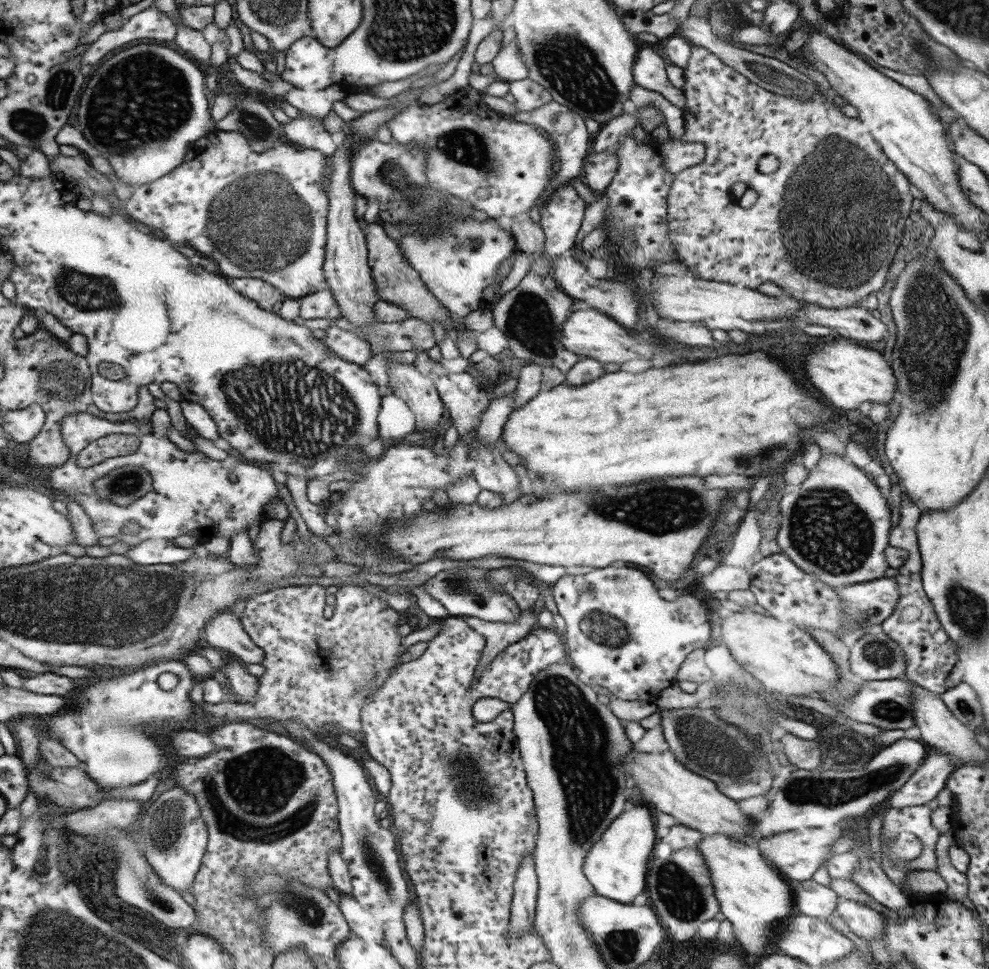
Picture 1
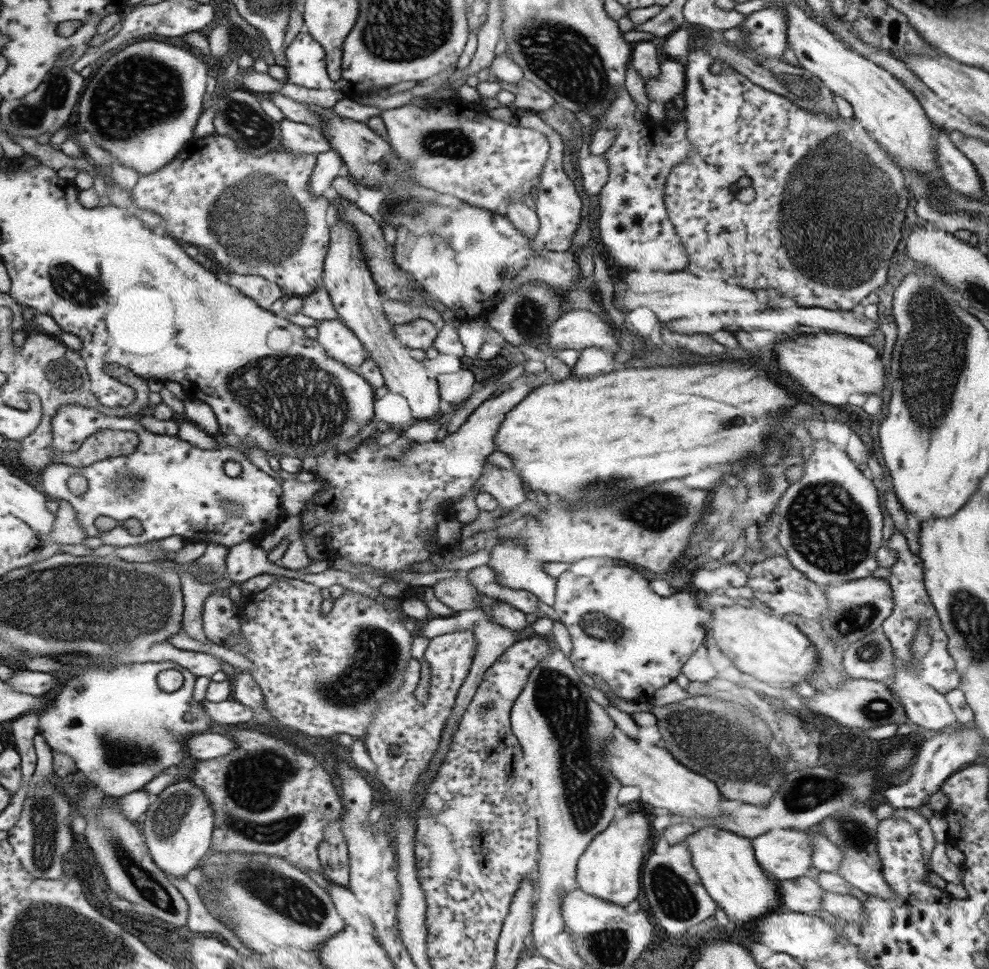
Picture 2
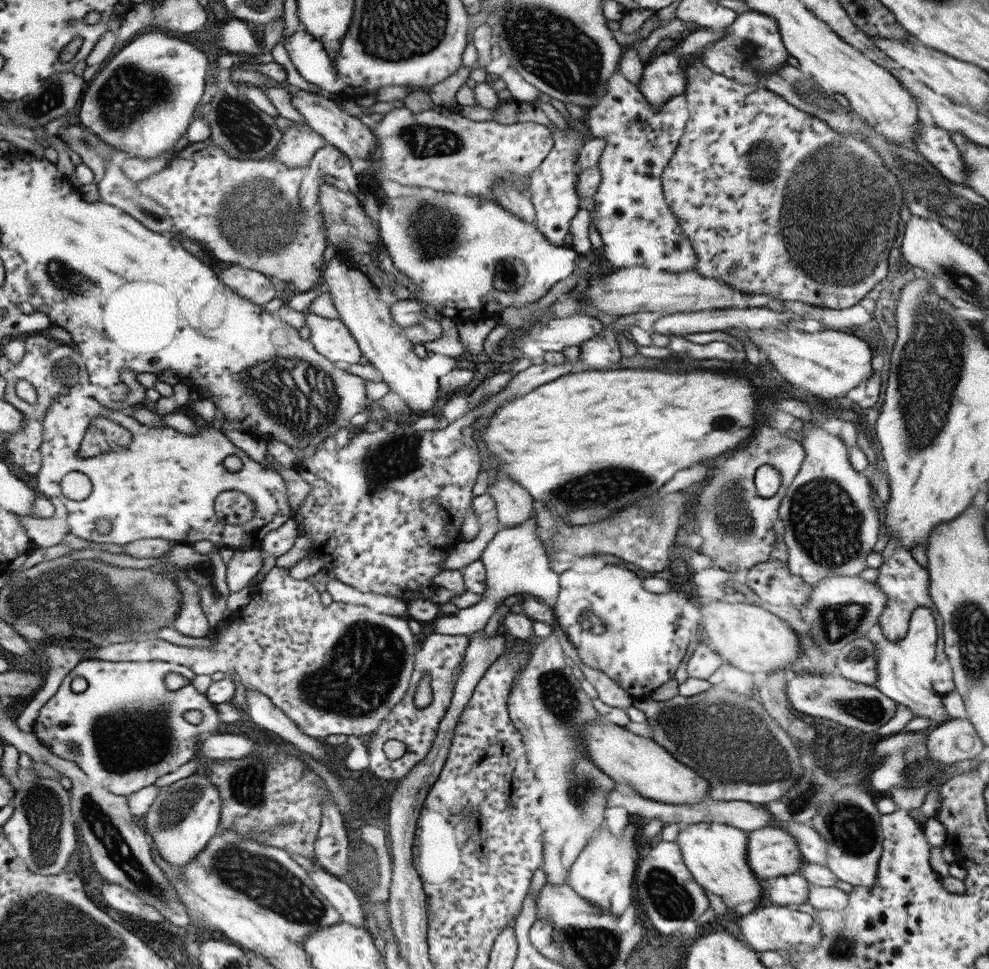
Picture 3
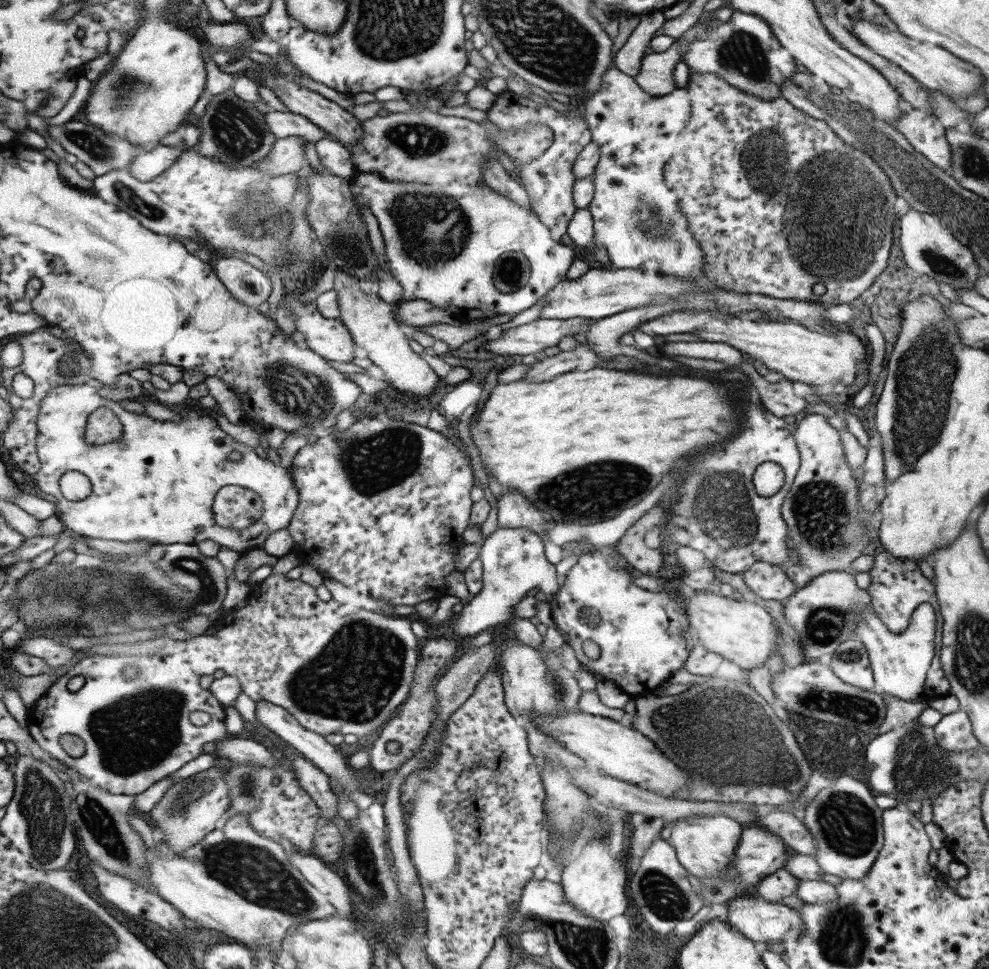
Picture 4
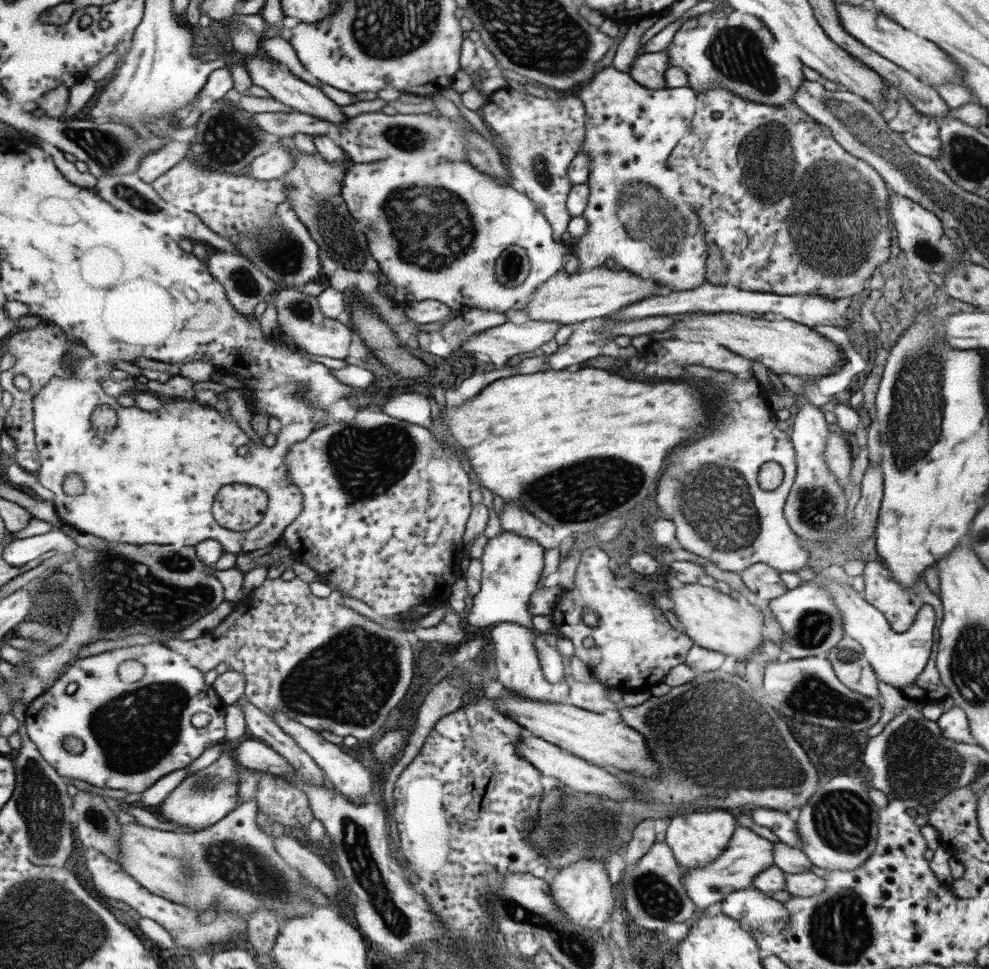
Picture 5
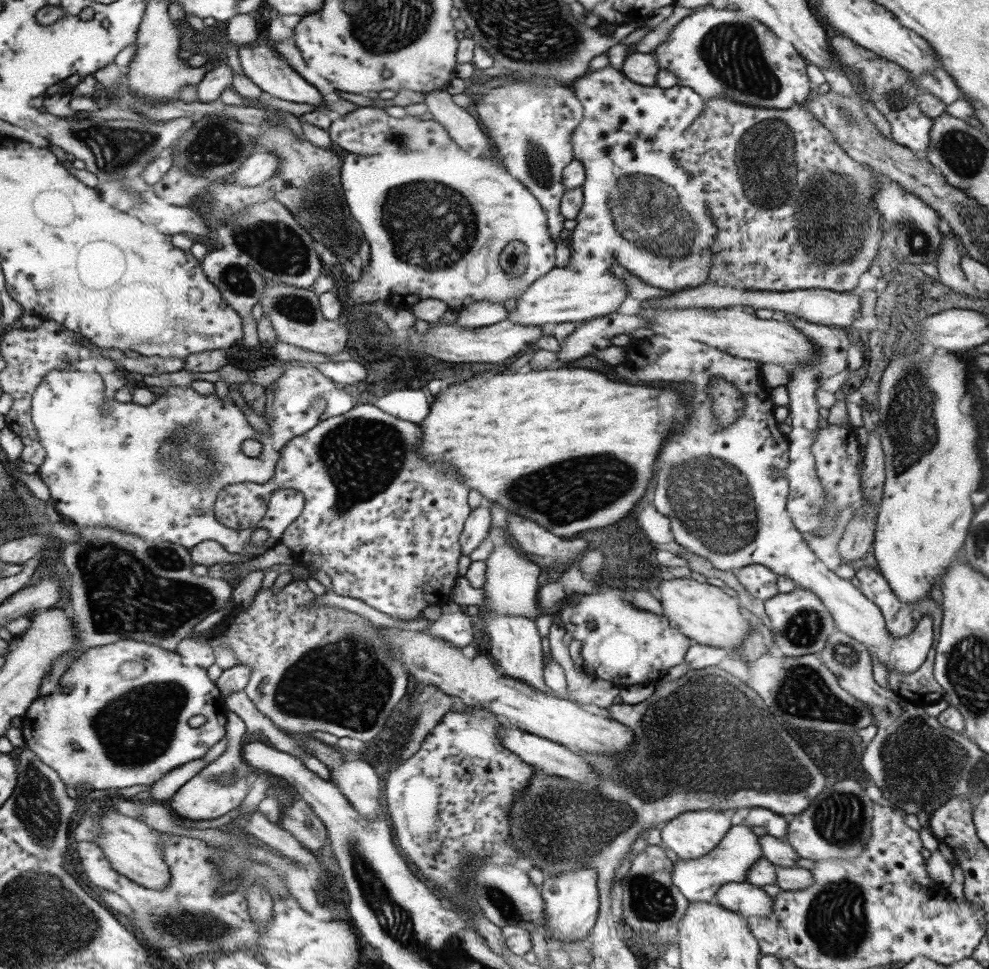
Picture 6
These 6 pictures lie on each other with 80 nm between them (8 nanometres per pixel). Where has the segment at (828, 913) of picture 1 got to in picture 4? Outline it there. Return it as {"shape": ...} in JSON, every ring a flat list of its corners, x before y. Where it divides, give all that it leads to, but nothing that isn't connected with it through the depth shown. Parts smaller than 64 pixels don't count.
{"shape":[[775,869,775,872,764,876,755,884,754,893,761,899,774,903,781,903,784,896,793,896,798,881,785,869]]}

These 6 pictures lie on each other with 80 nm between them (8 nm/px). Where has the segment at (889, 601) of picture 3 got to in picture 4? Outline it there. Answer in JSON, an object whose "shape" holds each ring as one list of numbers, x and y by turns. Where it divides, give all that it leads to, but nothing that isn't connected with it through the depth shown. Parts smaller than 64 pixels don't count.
{"shape":[[882,550,874,555,868,574,870,582,866,591,870,596,870,606,893,634,902,633,907,628,911,613,918,604,927,603,933,607,933,610,939,610,934,586,919,571,915,562,906,558,894,558]]}

